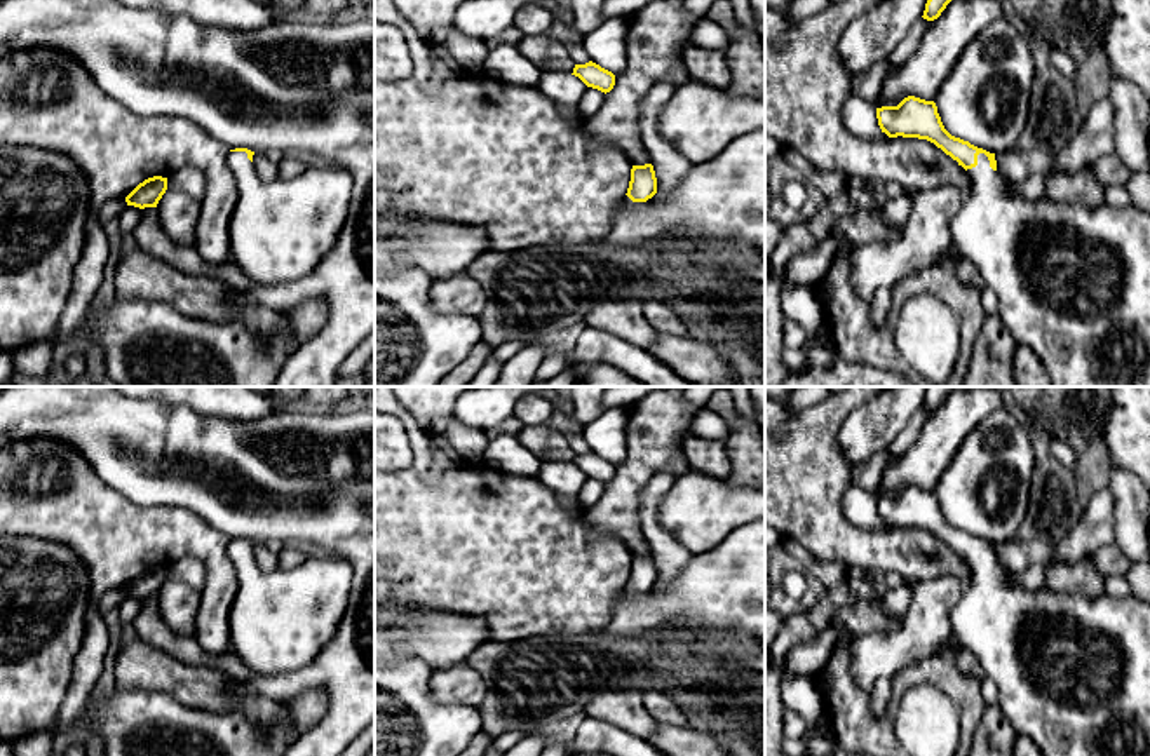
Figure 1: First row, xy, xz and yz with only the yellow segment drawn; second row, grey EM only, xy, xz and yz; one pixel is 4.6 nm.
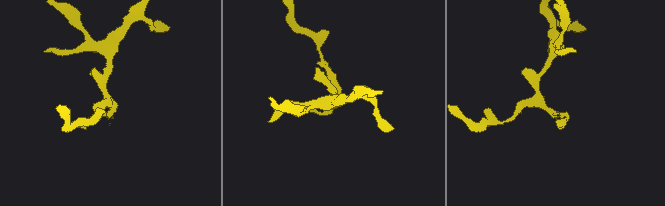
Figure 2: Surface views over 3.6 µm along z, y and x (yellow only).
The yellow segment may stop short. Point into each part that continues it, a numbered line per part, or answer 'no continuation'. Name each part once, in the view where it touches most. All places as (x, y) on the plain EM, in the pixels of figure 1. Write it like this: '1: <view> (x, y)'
1: yz (1072, 671)

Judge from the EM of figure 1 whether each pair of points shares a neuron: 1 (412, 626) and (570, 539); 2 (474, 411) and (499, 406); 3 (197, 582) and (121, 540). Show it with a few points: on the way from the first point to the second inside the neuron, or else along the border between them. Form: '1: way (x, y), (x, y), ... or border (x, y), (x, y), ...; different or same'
1: border (398, 603), (448, 610), (478, 619); different
2: way (480, 408), (493, 406); same
3: border (166, 566), (196, 556), (204, 566), (206, 582); different

